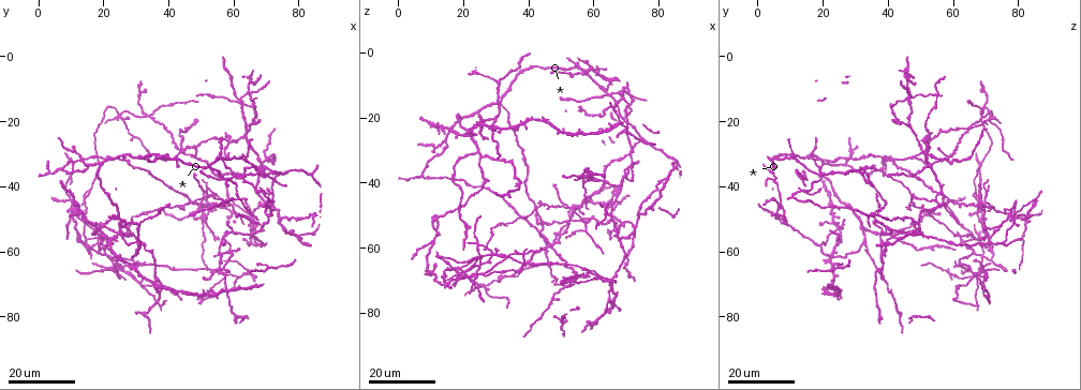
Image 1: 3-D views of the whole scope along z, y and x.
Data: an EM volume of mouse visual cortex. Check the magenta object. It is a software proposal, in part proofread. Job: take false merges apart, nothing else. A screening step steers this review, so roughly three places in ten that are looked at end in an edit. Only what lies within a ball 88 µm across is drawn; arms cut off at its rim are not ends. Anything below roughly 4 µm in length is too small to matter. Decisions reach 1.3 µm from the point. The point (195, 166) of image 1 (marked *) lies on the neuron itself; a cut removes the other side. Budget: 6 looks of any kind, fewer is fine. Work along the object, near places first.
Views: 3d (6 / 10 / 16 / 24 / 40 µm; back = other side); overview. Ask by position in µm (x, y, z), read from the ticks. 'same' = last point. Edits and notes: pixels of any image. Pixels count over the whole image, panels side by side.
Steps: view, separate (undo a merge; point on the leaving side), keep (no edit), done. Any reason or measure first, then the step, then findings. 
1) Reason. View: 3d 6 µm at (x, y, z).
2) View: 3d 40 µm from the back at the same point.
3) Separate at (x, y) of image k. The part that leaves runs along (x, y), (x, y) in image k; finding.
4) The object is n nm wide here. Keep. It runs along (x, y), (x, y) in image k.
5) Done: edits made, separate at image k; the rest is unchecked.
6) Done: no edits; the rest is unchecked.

Four or more arms meet. View: 3d 16 µm at (63.5, 31.5, 11.5).

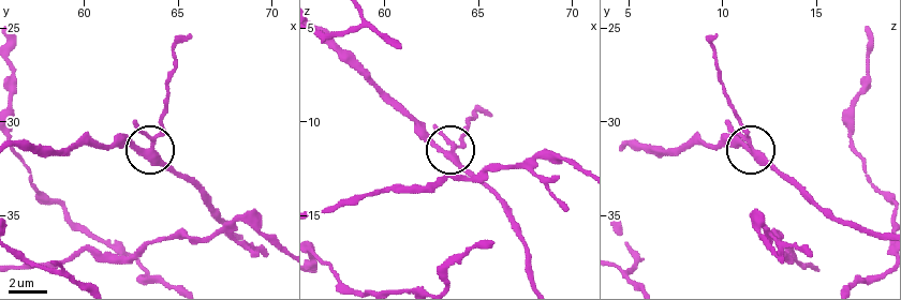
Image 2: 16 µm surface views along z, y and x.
View: 3d 10 µm at (63.8, 31.7, 12.0).

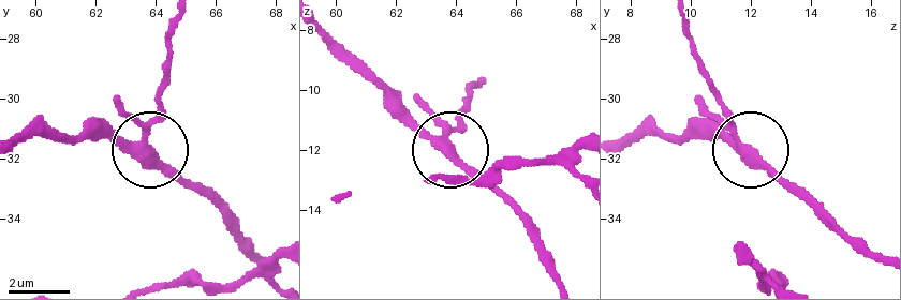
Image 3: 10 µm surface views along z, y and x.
Separate at (161, 103) of image 3. The part that leaves runs along (141, 140), (179, 20) in image 3; two neurons meet here.

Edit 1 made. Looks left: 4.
View: overview.

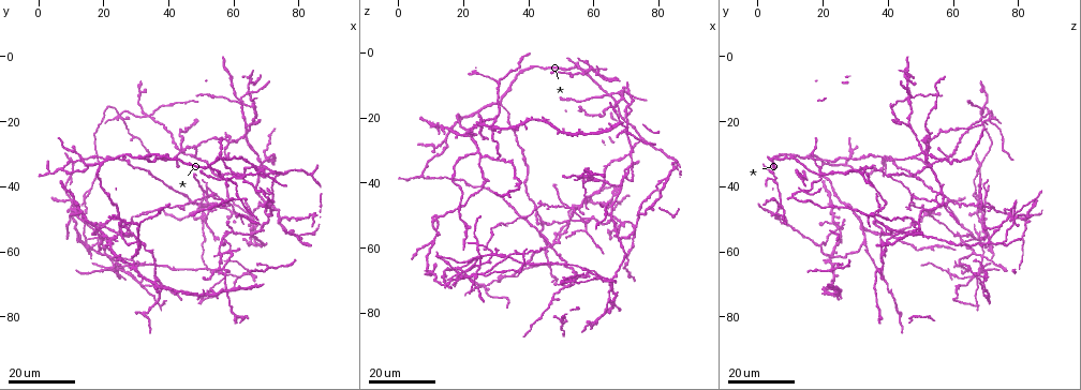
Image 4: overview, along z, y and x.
Three-way junction. View: 3d 16 µm at (68.5, 41.5, 13.0).

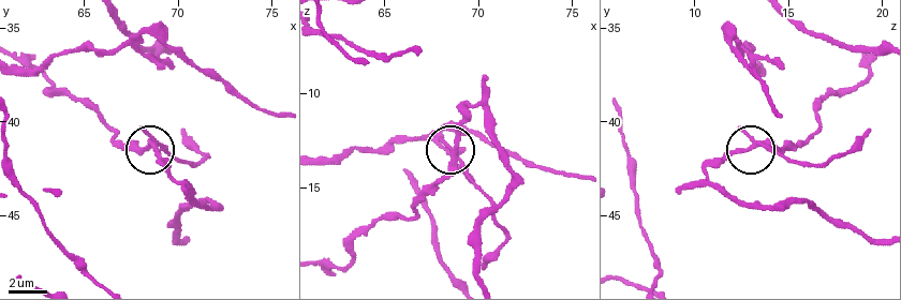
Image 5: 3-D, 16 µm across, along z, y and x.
Zoom in. View: 3d 10 µm at (68.9, 41.4, 13.1).

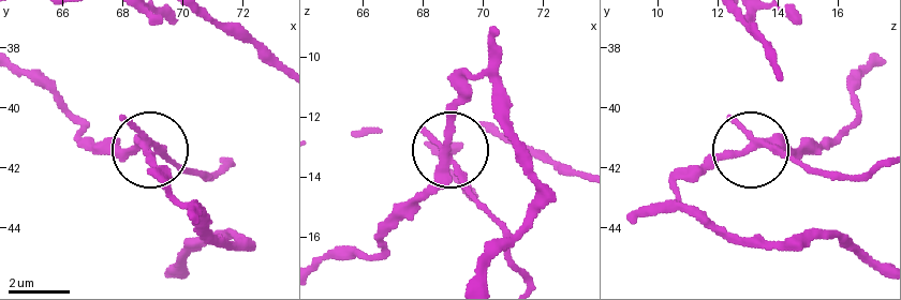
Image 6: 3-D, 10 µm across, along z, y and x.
The object is 210 nm wide here. Separate at (123, 119) of image 6. The part that leaves runs along (452, 162), (464, 191), (500, 229), (505, 259), (518, 275) in image 6; a second neuron is stuck on.

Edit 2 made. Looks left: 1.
Done: edits made, separate at image 3, separate at image 6; the rest is unchecked.

